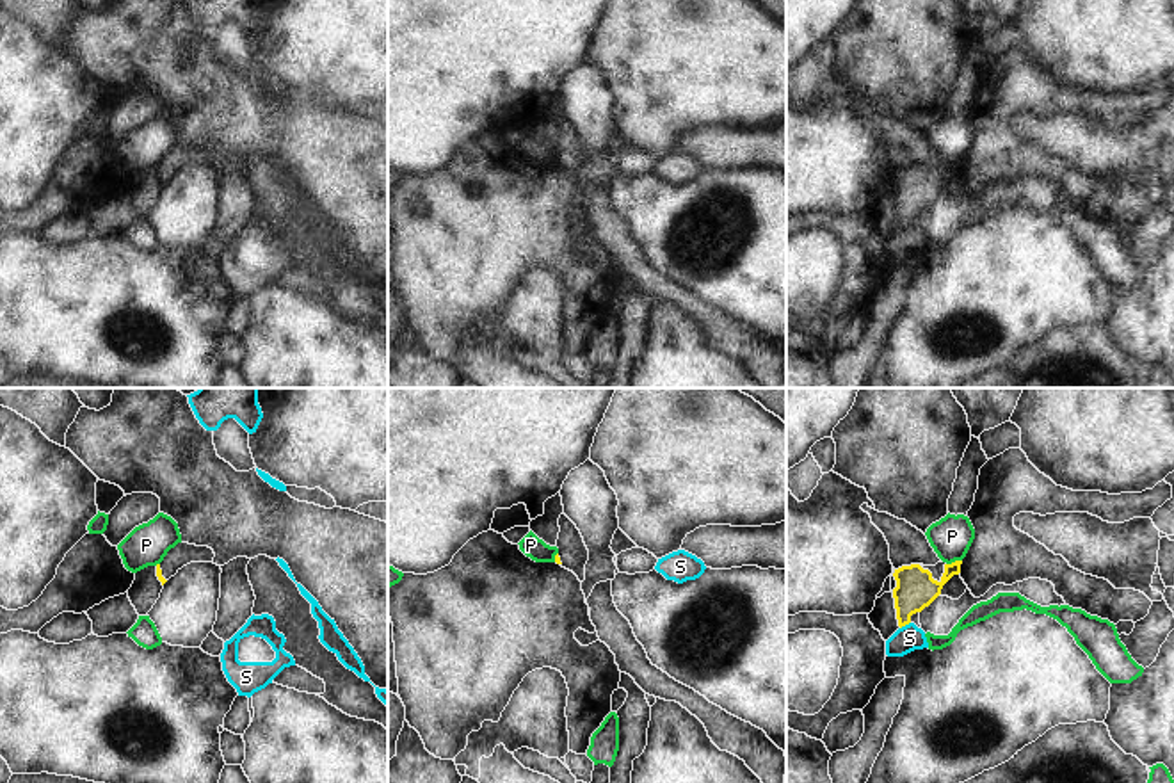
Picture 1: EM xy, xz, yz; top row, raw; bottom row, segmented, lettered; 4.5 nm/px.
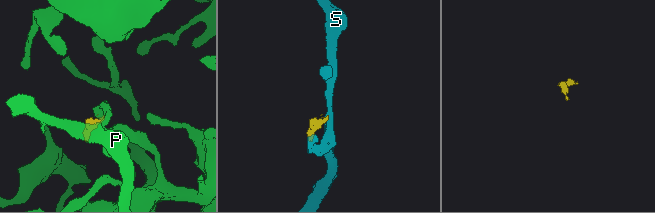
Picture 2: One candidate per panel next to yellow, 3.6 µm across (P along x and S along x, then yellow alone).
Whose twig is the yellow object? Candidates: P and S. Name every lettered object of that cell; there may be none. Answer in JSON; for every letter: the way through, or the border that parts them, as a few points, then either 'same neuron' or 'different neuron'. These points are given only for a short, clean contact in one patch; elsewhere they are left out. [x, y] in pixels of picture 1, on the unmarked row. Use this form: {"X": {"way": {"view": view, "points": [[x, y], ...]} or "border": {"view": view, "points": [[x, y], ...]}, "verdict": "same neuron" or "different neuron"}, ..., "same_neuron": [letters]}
{"P": {"border": {"view": "yz", "points": [[961, 161], [947, 166]]}, "verdict": "different neuron"}, "S": {"border": {"view": "yz", "points": [[909, 223], [900, 230]]}, "verdict": "different neuron"}, "same_neuron": []}

